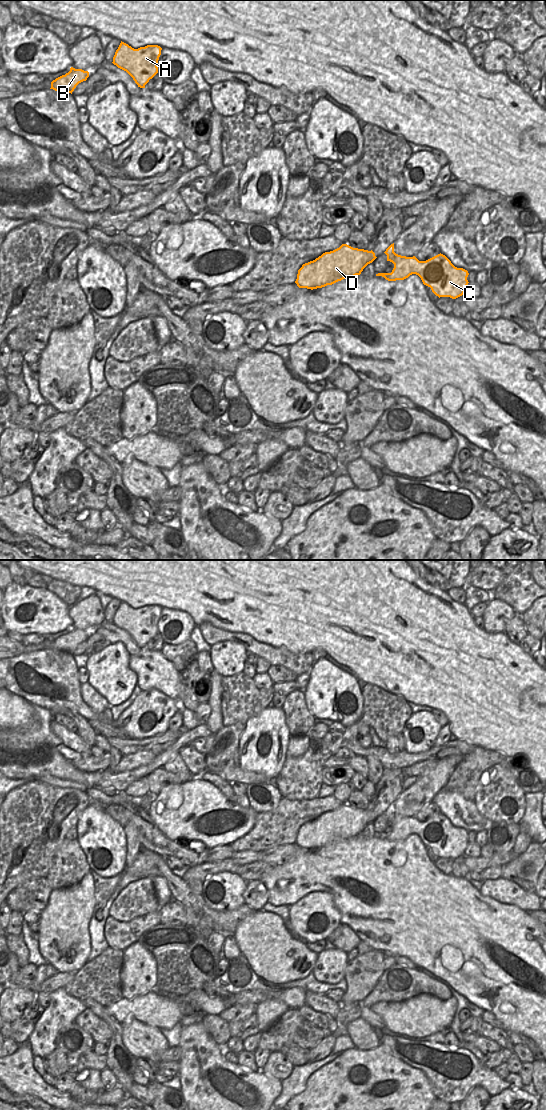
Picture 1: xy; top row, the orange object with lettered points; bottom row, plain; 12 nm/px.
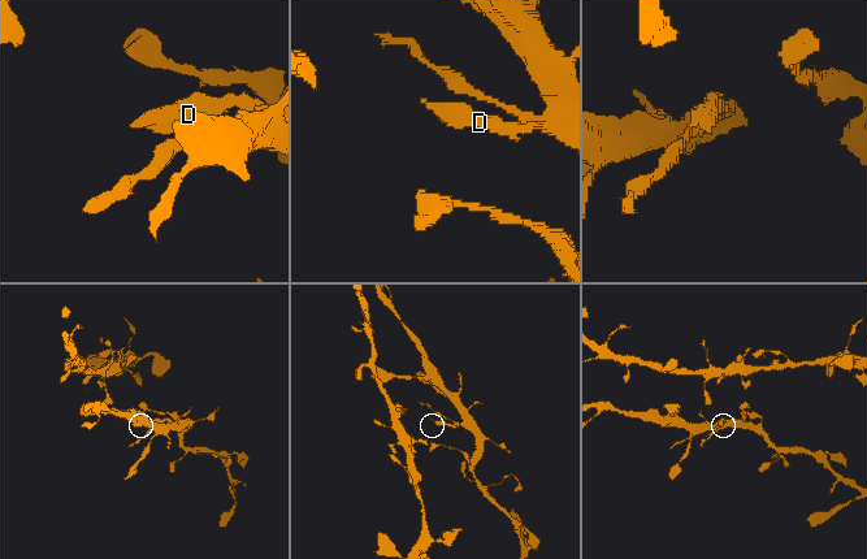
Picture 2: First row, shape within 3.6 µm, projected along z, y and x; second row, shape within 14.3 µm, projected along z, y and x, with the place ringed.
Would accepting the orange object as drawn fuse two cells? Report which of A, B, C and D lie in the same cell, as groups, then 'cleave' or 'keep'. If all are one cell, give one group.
A B C D; keep

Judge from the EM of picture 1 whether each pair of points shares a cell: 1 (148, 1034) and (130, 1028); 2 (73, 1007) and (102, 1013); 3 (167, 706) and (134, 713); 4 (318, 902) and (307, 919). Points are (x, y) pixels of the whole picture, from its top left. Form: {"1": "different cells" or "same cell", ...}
{"1": "same cell", "2": "different cells", "3": "same cell", "4": "same cell"}

